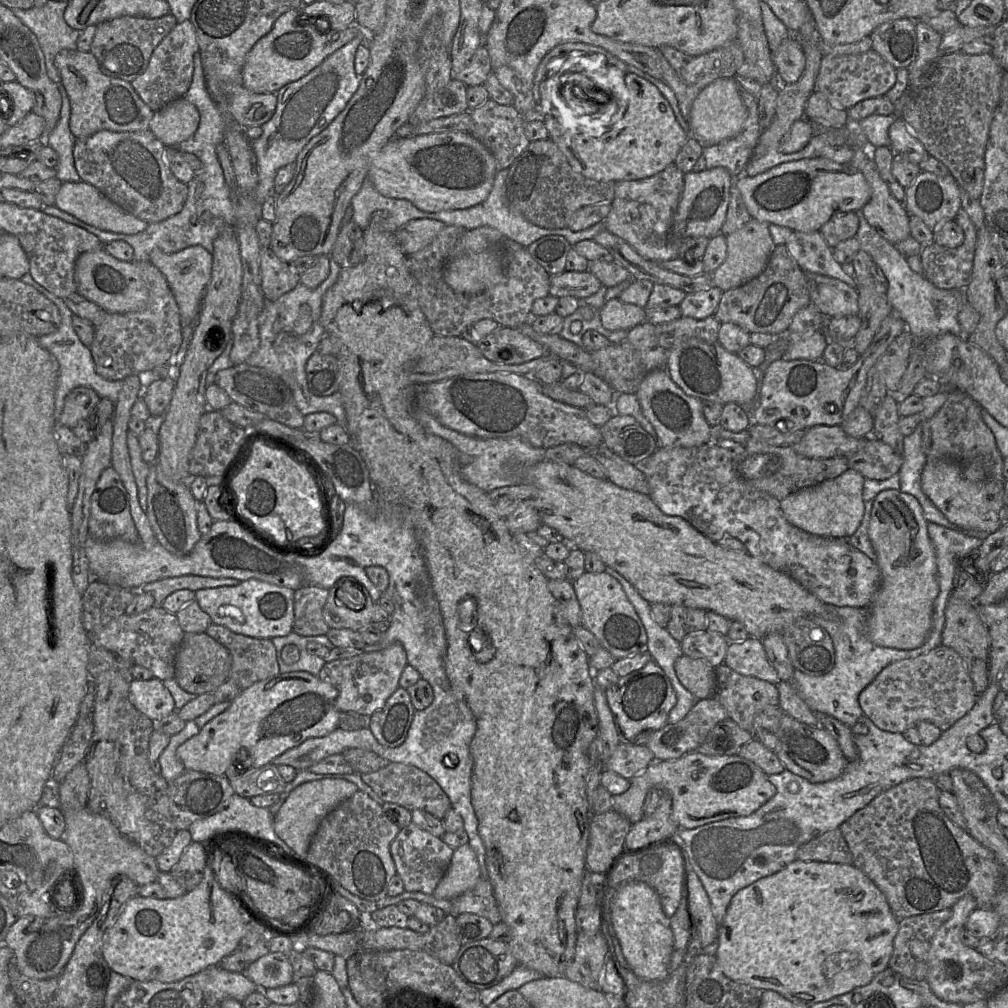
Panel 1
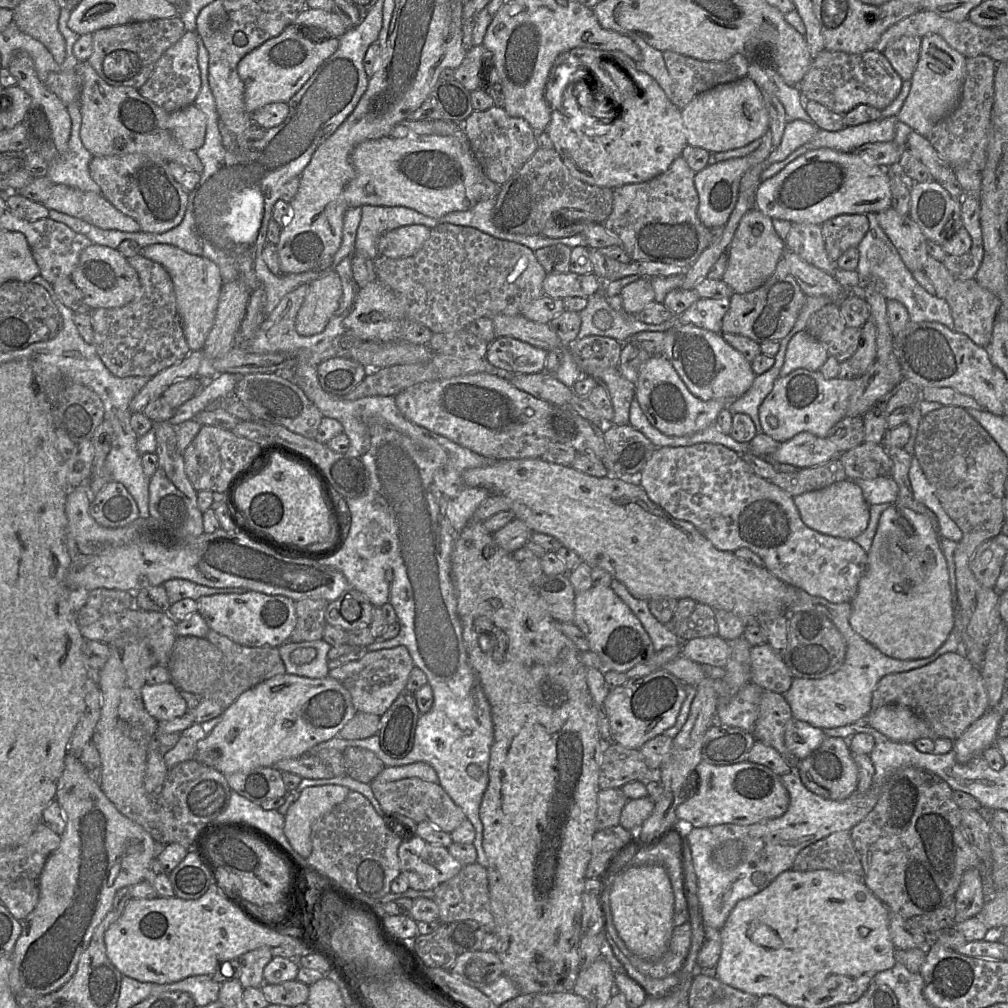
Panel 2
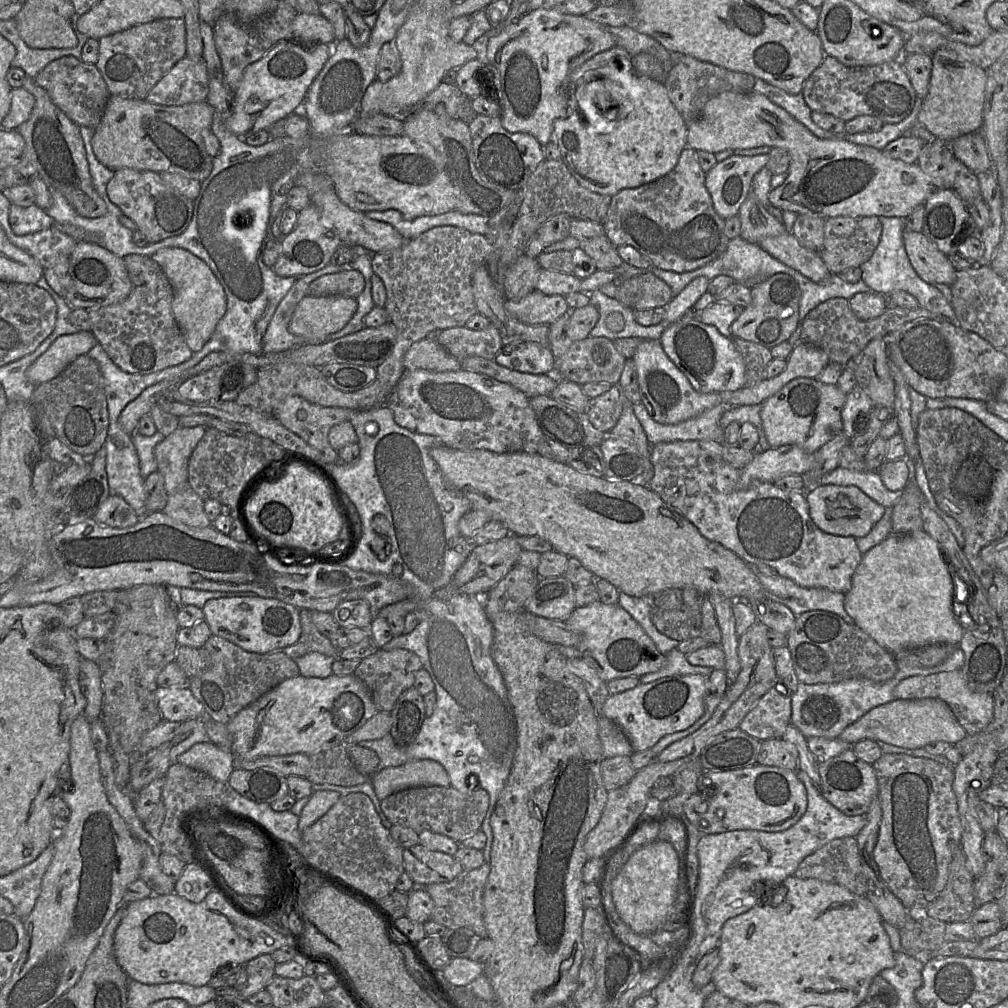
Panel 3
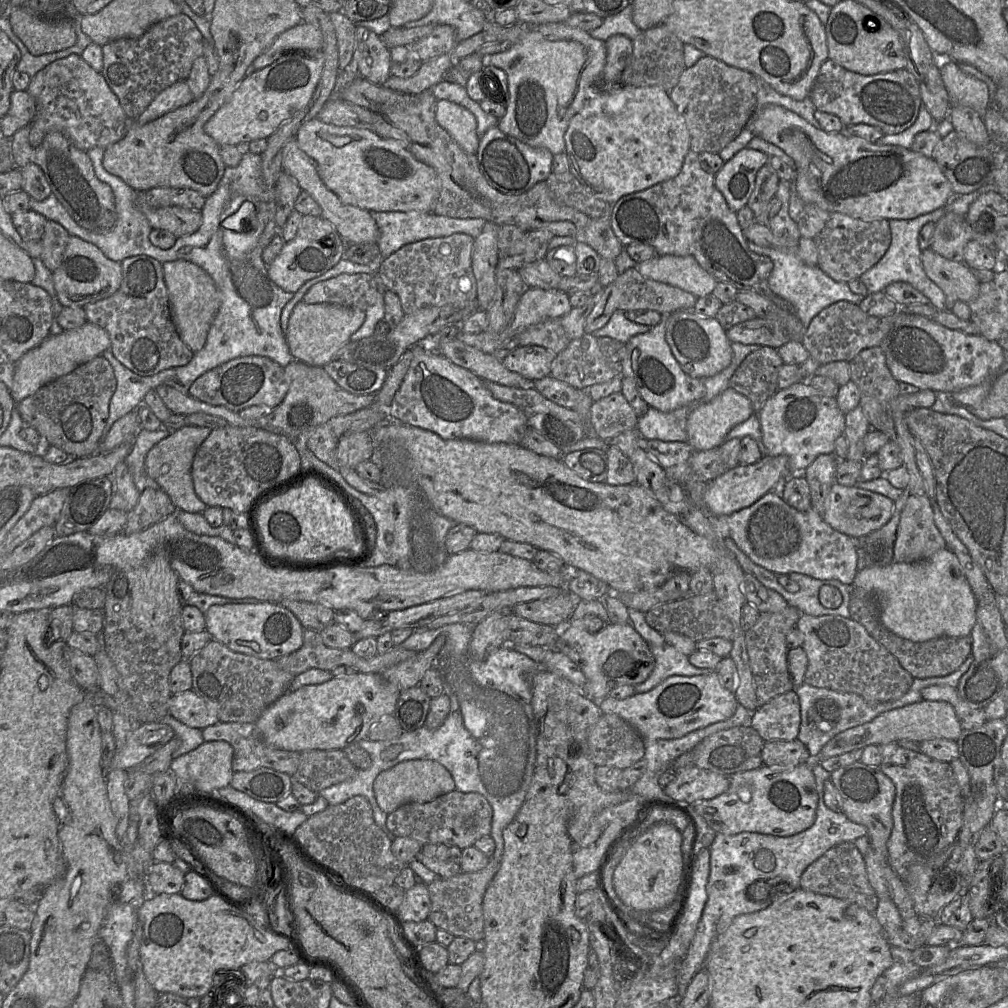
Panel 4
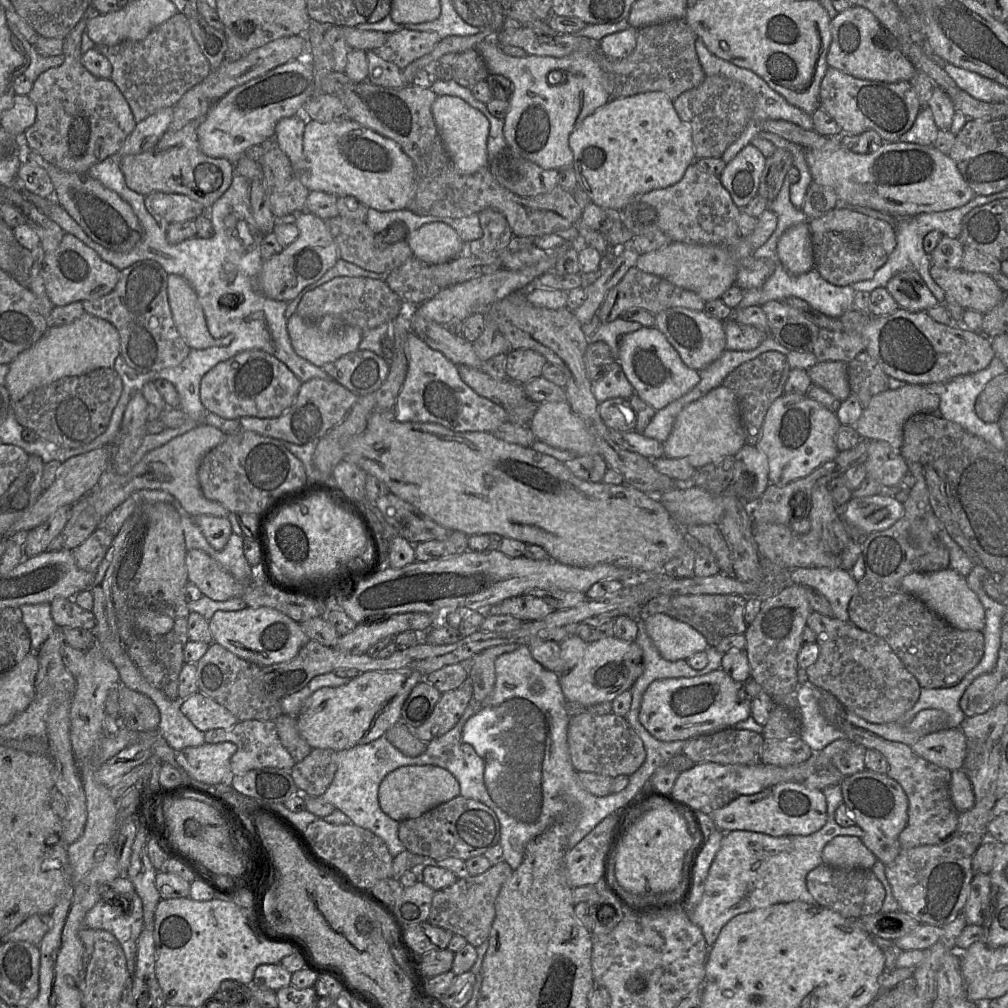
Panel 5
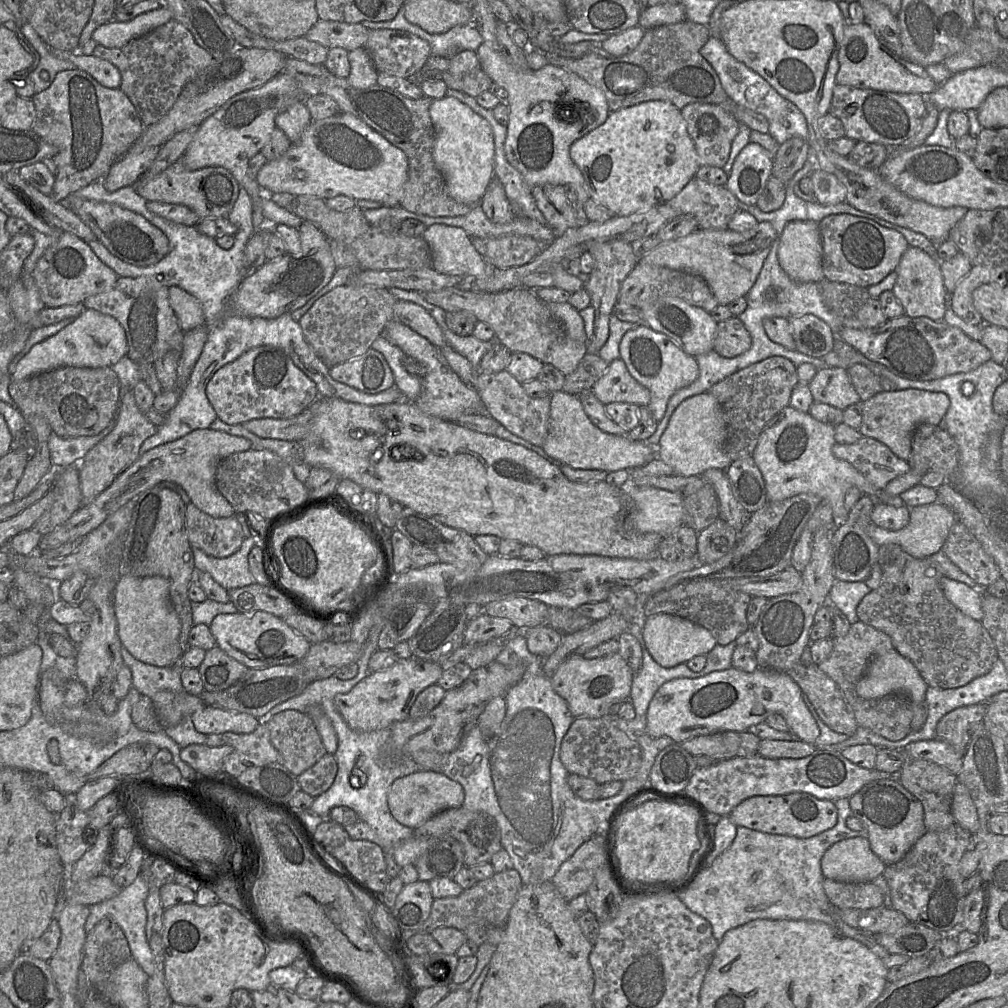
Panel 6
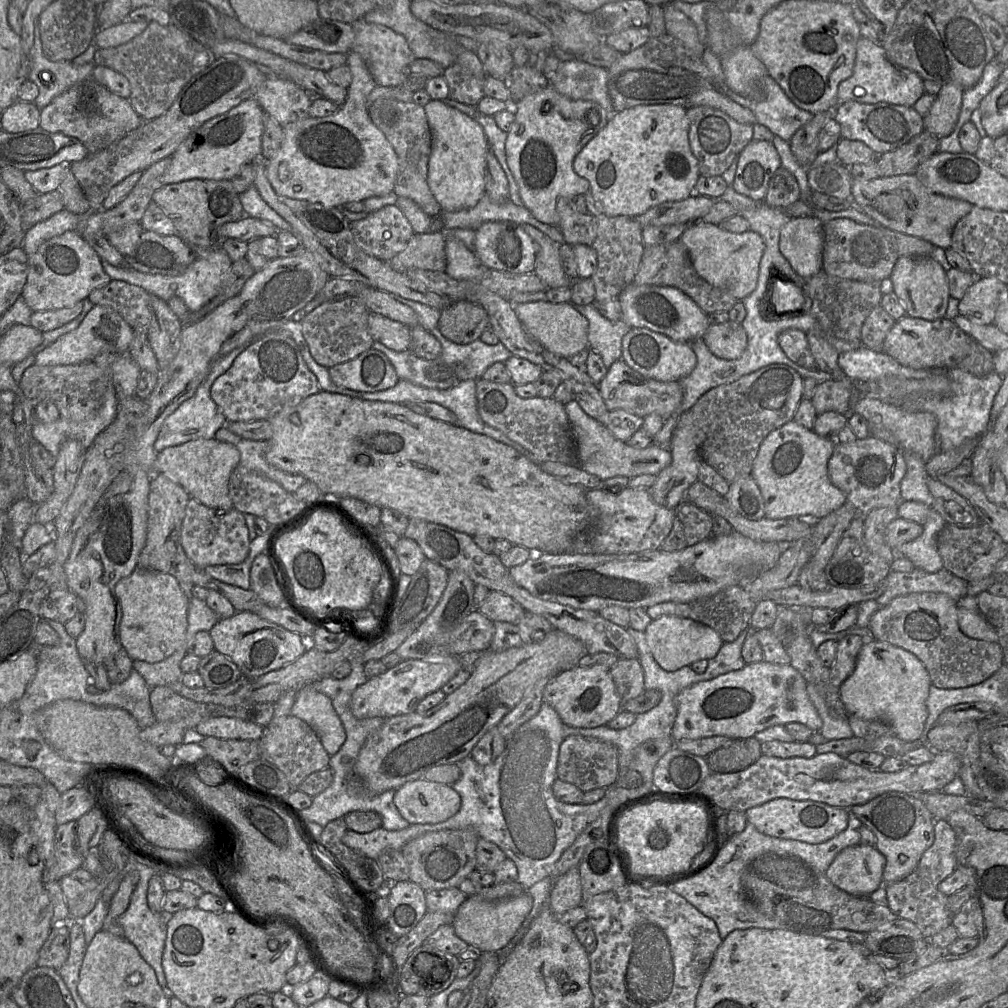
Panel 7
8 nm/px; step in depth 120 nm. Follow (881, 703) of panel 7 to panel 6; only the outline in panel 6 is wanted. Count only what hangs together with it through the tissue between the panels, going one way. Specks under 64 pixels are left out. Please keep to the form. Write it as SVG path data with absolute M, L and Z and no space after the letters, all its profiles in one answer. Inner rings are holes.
M891 650L874 657L870 661L866 672L856 684L856 693L864 699L877 699L892 695L906 698L912 704L914 712L910 726L911 731L918 731L923 727L928 716L926 705L928 687L928 684L913 663L896 650Z

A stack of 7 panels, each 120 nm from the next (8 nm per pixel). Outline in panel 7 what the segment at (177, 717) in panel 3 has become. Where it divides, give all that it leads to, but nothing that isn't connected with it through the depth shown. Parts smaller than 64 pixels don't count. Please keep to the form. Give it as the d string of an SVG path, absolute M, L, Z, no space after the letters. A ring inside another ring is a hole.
M214 717L200 722L195 730L204 737L219 739L256 740L263 735L263 727L238 718Z

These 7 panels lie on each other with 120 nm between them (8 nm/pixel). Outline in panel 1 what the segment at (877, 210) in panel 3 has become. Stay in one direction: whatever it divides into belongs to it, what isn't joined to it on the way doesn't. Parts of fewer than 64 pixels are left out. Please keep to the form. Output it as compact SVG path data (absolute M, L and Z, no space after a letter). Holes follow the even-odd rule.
M720 78L703 88L695 98L688 118L690 137L703 147L717 145L737 136L747 118L747 110L739 92L738 81L733 78ZM823 157L786 162L755 176L734 178L752 218L799 232L820 231L835 214L861 210L871 196L859 170Z

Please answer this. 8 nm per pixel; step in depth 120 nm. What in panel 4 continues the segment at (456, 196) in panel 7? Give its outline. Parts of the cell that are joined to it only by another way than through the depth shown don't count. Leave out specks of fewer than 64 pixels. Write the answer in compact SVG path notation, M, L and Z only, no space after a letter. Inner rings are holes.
M437 100L435 118L464 151L476 155L480 137L477 120L468 109L448 100Z

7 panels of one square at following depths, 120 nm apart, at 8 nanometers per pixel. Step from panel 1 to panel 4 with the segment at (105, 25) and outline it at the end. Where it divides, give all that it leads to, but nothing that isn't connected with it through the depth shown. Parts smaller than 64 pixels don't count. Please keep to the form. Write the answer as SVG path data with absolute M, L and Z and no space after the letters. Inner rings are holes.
M184 13L154 23L137 38L119 38L102 45L101 74L118 97L126 115L136 120L164 89L187 80L194 61L204 54L204 39L192 19Z

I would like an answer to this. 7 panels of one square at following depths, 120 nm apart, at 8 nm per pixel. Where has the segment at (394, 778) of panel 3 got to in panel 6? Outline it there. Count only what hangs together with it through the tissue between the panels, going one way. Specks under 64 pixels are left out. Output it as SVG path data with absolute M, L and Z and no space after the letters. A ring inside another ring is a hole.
M420 770L396 779L388 791L387 802L391 814L399 823L415 829L439 812L462 806L464 789L442 772Z

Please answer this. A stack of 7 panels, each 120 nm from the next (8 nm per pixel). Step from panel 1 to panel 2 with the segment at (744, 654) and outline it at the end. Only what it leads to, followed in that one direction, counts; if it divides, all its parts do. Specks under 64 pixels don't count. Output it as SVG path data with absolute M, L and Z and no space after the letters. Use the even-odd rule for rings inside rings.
M769 644L752 646L751 682L764 690L784 695L790 688L793 676L786 666L783 656Z

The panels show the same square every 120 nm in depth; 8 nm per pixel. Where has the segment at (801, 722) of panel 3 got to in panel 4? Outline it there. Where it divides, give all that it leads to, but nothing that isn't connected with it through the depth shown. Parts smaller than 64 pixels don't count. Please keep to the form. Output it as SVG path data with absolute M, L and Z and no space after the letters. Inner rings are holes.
M970 655L961 666L953 673L943 677L930 678L914 678L910 690L900 699L894 701L883 702L879 704L869 704L861 696L855 693L838 692L827 688L819 688L802 683L798 688L793 690L796 692L798 698L802 699L801 709L801 725L797 740L801 741L808 749L811 756L816 756L822 748L833 737L839 733L865 724L872 721L880 714L892 709L901 708L923 700L921 690L930 685L949 685L958 687L959 680L962 675L968 670L973 661L973 656Z

